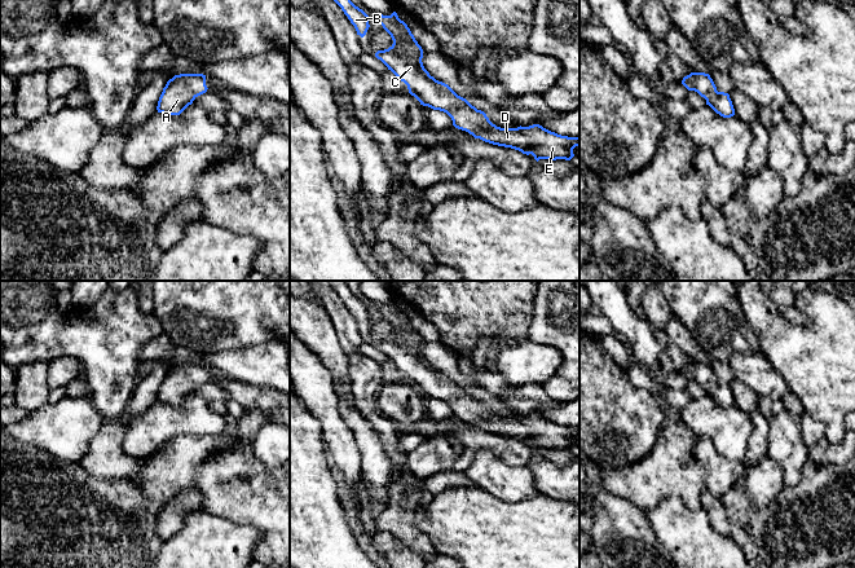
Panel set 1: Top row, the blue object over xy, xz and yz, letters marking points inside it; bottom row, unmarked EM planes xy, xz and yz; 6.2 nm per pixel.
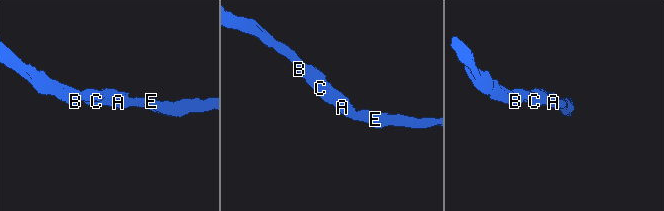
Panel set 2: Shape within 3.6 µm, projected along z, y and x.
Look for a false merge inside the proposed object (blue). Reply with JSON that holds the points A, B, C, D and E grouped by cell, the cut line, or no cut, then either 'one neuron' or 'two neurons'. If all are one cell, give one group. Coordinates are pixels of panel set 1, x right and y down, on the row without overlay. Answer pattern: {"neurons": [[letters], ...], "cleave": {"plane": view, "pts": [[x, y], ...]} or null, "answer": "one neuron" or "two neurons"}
{"neurons": [["A", "B", "C", "D", "E"]], "cleave": null, "answer": "one neuron"}

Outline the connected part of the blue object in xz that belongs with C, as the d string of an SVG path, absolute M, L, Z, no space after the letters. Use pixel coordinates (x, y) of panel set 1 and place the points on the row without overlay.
M396 301L391 305L373 304L393 330L388 339L378 340L375 347L407 375L409 383L420 395L446 402L455 418L468 422L475 428L526 445L532 444L537 452L570 450L574 446L573 439L579 439L579 427L561 426L539 414L517 418L501 418L493 414L484 401L429 365L422 352L422 336Z

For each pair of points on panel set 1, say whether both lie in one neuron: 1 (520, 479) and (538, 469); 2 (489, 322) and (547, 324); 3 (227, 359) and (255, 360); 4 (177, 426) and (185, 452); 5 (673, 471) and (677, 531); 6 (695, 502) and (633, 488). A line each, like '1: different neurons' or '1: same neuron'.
1: different neurons
2: different neurons
3: same neuron
4: different neurons
5: different neurons
6: same neuron

